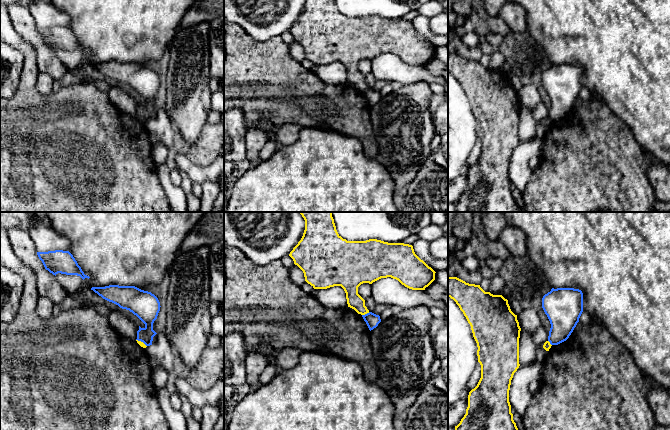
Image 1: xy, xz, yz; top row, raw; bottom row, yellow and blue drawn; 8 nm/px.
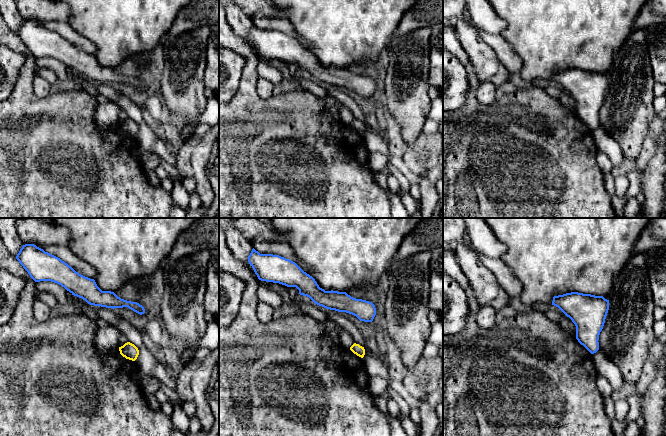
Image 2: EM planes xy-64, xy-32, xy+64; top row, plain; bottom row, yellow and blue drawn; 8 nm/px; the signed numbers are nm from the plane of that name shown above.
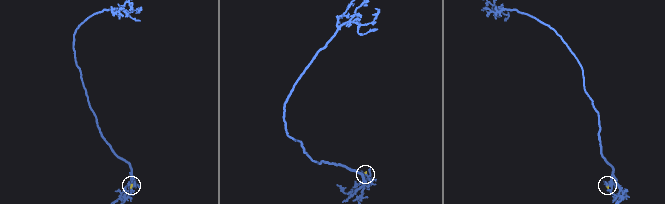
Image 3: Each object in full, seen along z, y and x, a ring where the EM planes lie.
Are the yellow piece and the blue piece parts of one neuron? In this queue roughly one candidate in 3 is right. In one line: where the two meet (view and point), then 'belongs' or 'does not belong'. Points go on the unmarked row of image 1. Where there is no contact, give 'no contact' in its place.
contact xz (365, 89); does not belong

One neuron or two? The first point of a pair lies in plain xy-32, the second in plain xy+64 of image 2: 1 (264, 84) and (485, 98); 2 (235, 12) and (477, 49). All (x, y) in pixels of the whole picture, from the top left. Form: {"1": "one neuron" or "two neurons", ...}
{"1": "one neuron", "2": "one neuron"}

